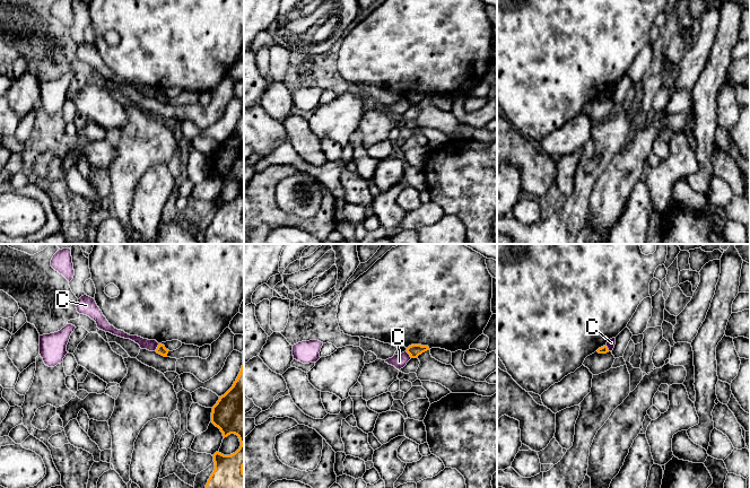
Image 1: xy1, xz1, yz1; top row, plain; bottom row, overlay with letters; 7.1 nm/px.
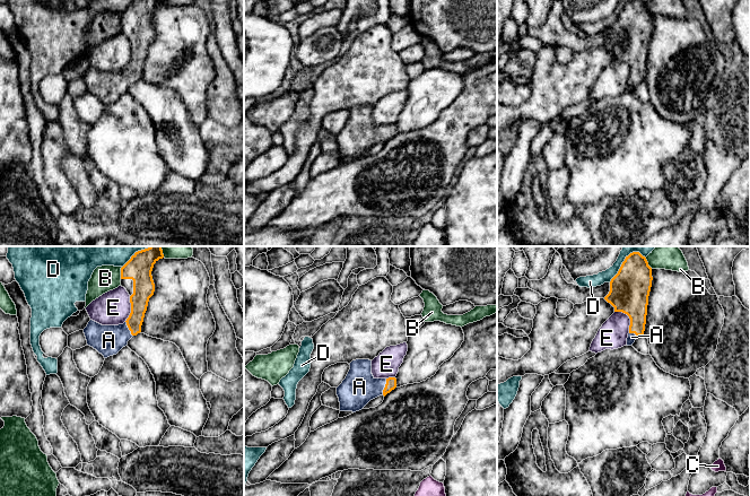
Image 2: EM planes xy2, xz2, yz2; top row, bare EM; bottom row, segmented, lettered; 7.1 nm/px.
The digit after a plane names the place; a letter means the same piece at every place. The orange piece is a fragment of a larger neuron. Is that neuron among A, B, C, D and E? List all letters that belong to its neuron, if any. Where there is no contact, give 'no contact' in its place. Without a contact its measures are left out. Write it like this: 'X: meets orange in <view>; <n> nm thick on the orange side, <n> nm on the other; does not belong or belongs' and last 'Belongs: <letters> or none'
A: meets orange in xz2; 80 nm thick on the orange side, 240 nm on the other; belongs
B: meets orange in xy2; 180 nm thick on the orange side, 190 nm on the other; does not belong
C: meets orange in xy1; 70 nm thick on the orange side, 80 nm on the other; does not belong
D: meets orange in yz2; 280 nm thick on the orange side, 120 nm on the other; does not belong
E: meets orange in yz2; 280 nm thick on the orange side, 200 nm on the other; does not belong
Belongs: A

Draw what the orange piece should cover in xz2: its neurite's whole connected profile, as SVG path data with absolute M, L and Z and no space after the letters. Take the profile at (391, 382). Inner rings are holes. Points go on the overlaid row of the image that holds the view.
M356 359L350 364L350 369L337 388L340 411L359 411L370 400L386 395L396 388L396 378L375 378L372 374L372 360Z

